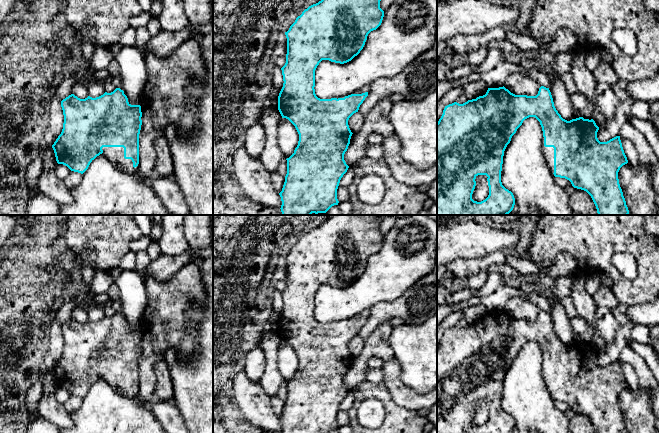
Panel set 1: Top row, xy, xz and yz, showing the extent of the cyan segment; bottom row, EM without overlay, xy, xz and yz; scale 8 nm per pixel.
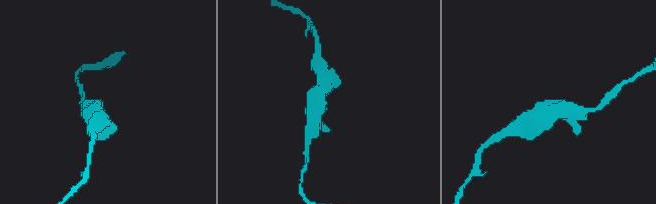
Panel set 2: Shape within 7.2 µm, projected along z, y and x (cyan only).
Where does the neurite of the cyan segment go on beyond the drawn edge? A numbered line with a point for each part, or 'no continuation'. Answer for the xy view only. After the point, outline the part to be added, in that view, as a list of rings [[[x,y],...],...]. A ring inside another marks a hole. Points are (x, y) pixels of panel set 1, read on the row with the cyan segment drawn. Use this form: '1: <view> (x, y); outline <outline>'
1: xy (116, 154); outline [[[103,147],[102,150],[102,154],[112,162],[117,164],[124,172],[137,172],[138,166],[134,168],[132,160],[124,158],[123,147]]]

